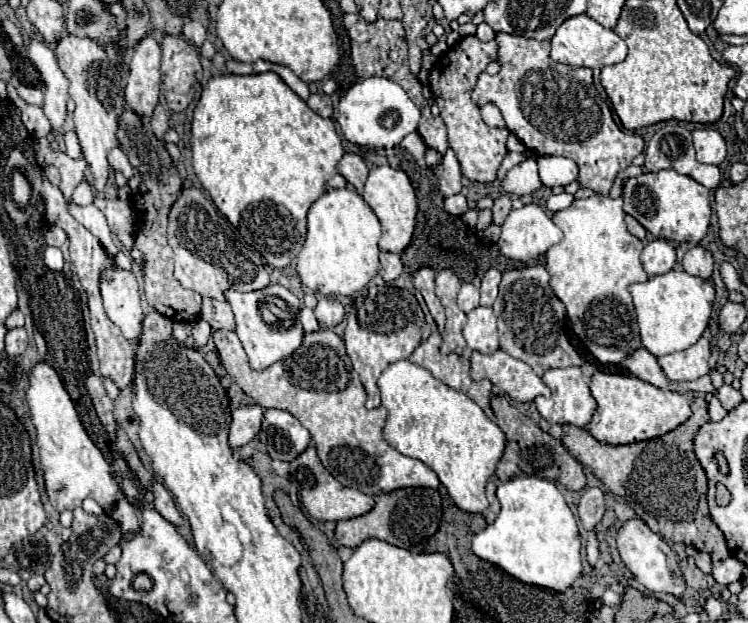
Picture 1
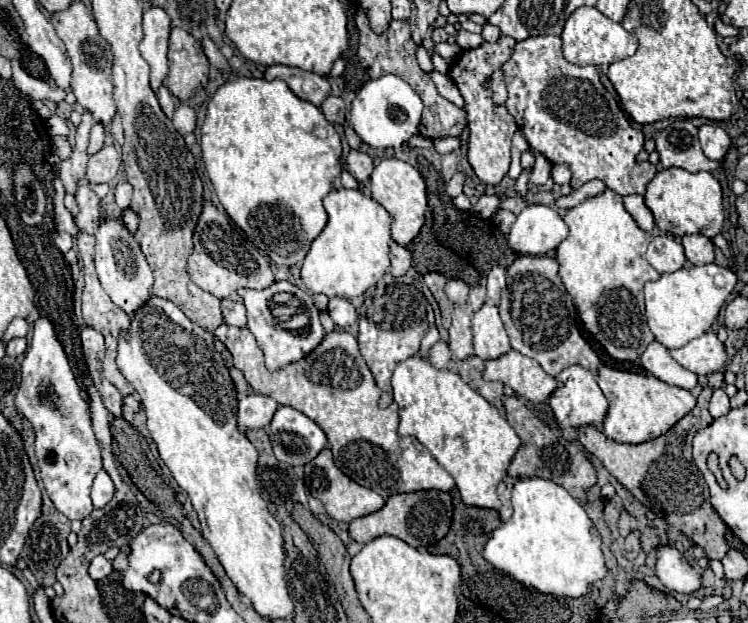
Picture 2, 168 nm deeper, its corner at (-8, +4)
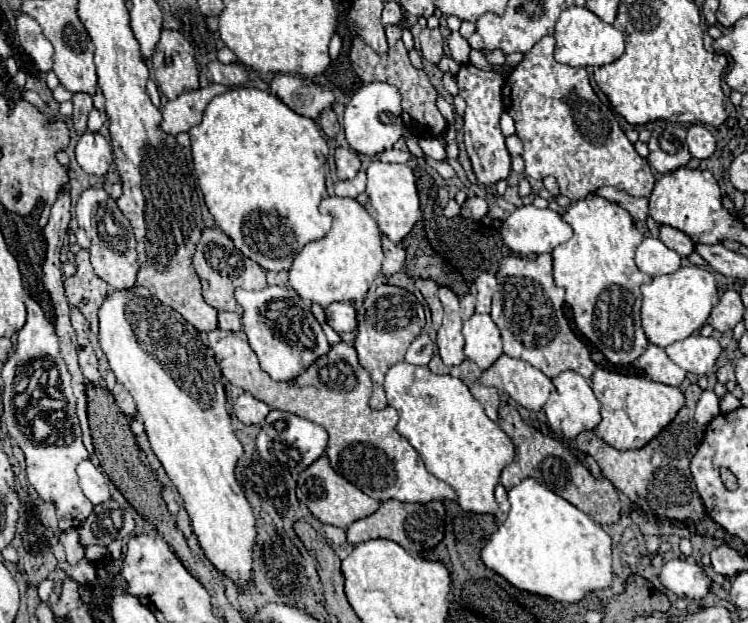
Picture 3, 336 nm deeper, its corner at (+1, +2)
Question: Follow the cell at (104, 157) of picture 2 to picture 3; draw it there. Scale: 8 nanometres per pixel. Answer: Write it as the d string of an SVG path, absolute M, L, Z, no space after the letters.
M85 132L77 142L77 162L91 176L105 176L113 164L113 150L101 134Z

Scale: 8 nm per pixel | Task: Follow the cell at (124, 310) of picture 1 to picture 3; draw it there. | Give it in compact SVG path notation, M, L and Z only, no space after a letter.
M97 188L85 190L77 202L77 220L79 220L79 226L91 238L91 246L89 246L91 266L93 266L97 278L105 280L109 284L111 292L113 290L131 290L135 286L135 278L139 272L135 236L133 236L129 220L119 212L115 200L111 200L105 190L97 190Z

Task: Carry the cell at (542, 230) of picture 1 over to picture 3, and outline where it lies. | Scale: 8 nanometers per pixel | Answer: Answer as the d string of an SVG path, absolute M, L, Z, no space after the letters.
M533 204L529 206L521 206L517 208L501 226L501 238L503 244L513 250L515 254L527 256L527 254L543 254L543 252L551 252L553 248L557 248L559 244L567 242L573 236L573 230L567 222L561 220L561 216L549 208L541 210L535 208Z

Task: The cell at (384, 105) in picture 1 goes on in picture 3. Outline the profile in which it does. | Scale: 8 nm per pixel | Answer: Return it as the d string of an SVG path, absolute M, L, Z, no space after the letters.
M371 82L367 86L361 86L345 108L343 128L349 146L357 154L374 157L375 154L391 150L405 130L401 120L401 92L385 82Z

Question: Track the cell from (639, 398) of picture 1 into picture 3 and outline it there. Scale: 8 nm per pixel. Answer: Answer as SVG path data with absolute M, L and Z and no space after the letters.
M603 368L595 370L595 374L591 376L591 388L595 392L595 398L601 402L603 416L603 420L595 428L595 434L617 450L643 448L677 416L677 412L685 404L683 392L679 388L653 382L647 376L625 376Z

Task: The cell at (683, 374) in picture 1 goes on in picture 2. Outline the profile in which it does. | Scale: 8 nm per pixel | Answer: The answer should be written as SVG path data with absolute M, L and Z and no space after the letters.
M714 330L702 334L696 340L690 340L686 346L676 348L670 354L680 366L688 368L694 374L706 374L706 376L724 370L728 360L724 344L716 338Z

